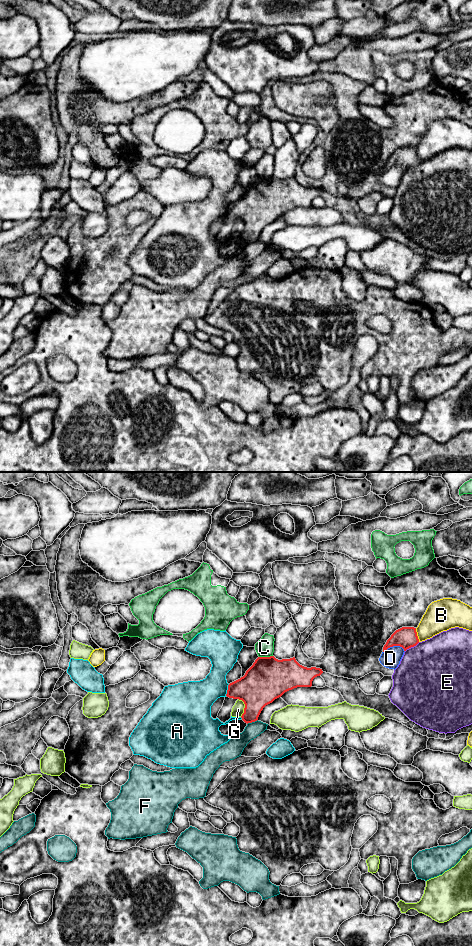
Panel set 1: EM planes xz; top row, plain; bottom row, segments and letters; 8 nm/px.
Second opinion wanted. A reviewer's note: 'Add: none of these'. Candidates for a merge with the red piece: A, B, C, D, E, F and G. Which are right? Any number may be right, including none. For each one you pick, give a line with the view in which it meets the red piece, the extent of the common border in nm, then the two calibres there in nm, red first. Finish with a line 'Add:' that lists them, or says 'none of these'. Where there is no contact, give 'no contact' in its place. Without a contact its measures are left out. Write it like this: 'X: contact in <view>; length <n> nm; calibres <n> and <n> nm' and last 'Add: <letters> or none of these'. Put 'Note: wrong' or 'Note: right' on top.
Note: right
Add: none of these

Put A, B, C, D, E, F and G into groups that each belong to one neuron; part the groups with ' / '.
A / B / C / D / E / F / G

